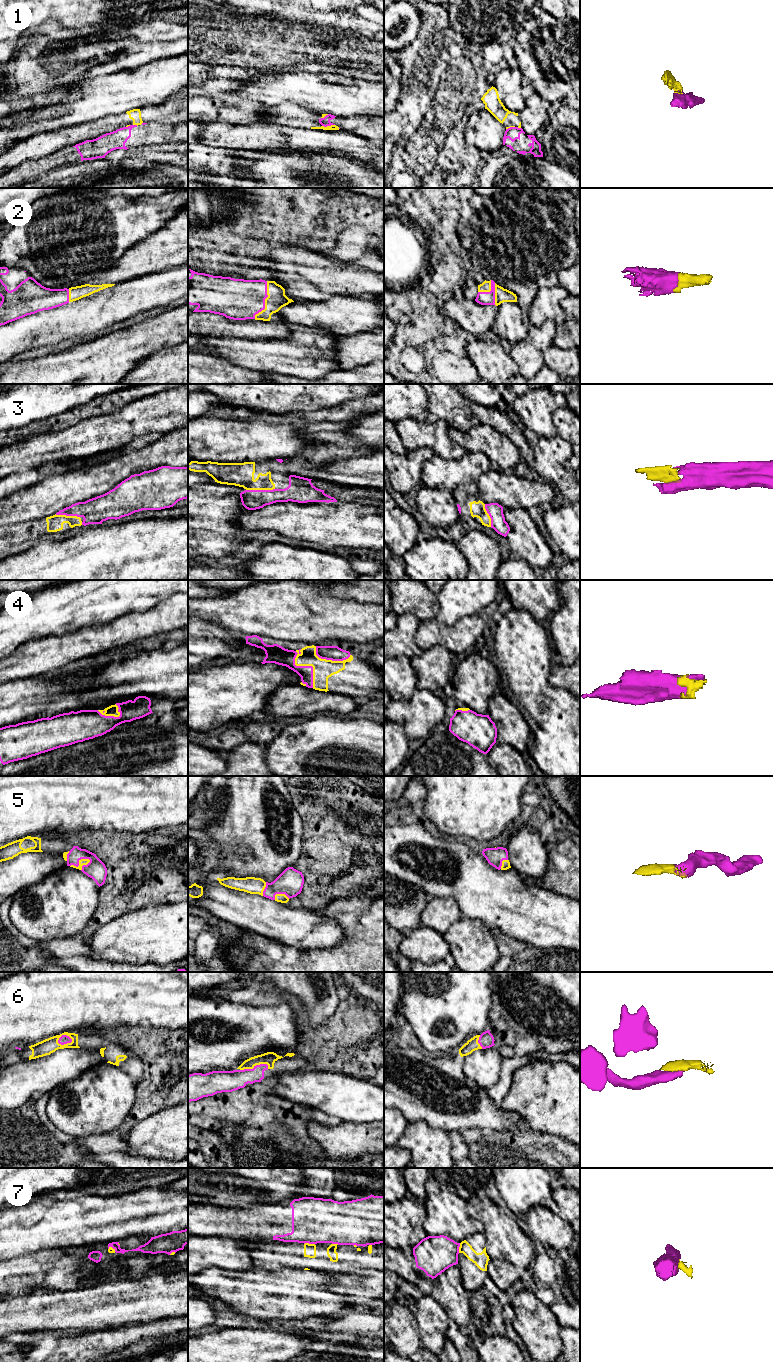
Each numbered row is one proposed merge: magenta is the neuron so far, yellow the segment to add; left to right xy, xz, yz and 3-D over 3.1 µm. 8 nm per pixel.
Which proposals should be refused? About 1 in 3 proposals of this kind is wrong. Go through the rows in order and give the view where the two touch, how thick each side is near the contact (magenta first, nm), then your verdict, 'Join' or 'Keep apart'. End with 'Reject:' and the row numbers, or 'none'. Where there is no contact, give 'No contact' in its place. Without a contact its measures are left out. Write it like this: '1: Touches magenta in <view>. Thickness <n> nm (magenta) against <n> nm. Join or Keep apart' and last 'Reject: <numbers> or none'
1: Touches magenta in xz. Thickness 70 nm (magenta) against 50 nm. Keep apart
2: Touches magenta in xz. Thickness 340 nm (magenta) against 150 nm. Join
3: Touches magenta in xz. Thickness 160 nm (magenta) against 190 nm. Join
4: Touches magenta in xz. Thickness 140 nm (magenta) against 160 nm. Join
5: Touches magenta in xy. Thickness 160 nm (magenta) against 50 nm. Join
6: Touches magenta in xy. Thickness 80 nm (magenta) against 120 nm. Join
7: Touches magenta in xz. Thickness 360 nm (magenta) against 100 nm. Keep apart
Reject: 1, 7

